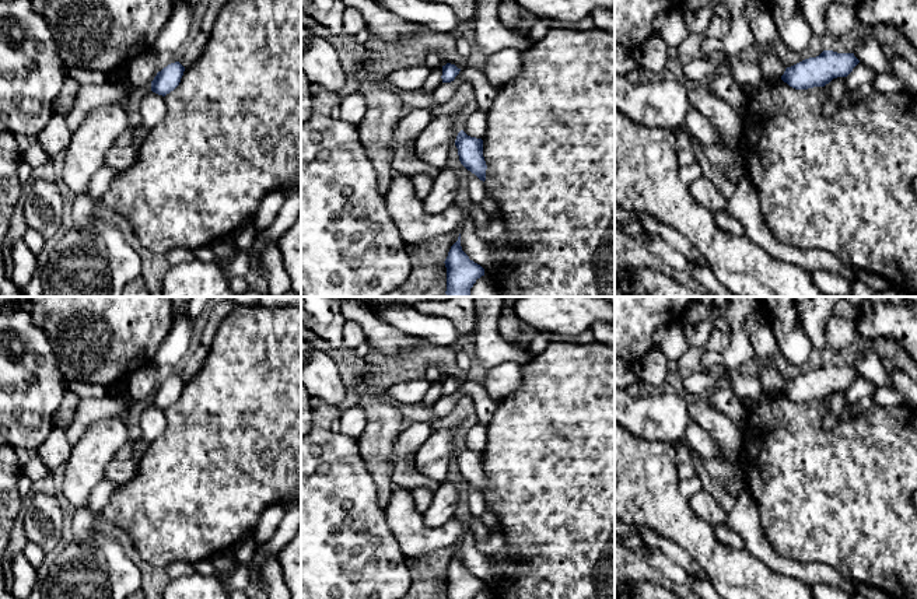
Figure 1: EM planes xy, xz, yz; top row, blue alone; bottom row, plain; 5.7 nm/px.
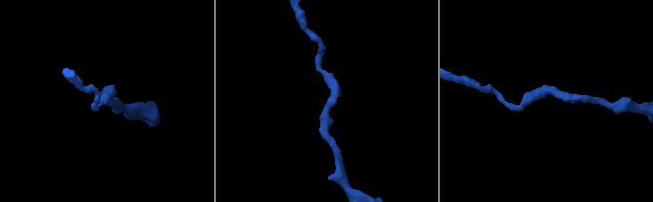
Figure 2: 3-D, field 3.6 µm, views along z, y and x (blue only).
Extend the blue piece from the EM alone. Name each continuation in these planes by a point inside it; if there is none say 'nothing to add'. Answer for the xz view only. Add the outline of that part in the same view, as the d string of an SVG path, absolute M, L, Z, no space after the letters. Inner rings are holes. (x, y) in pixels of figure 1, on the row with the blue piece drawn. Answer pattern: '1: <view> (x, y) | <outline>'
nothing to add

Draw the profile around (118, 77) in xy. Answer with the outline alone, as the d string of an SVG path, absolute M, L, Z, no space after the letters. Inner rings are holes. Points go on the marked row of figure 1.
M127 64L106 73L106 83L122 90L129 97L132 94L132 87L127 78Z

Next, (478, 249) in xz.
M468 216L461 231L462 251L470 260L480 265L484 272L493 273L497 269L497 260L493 256L493 249L487 238L480 238L476 232L475 221Z

